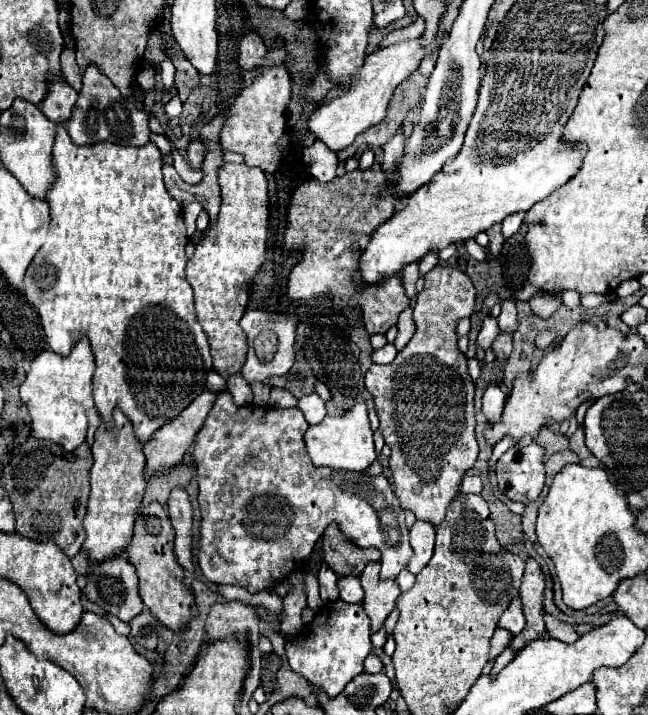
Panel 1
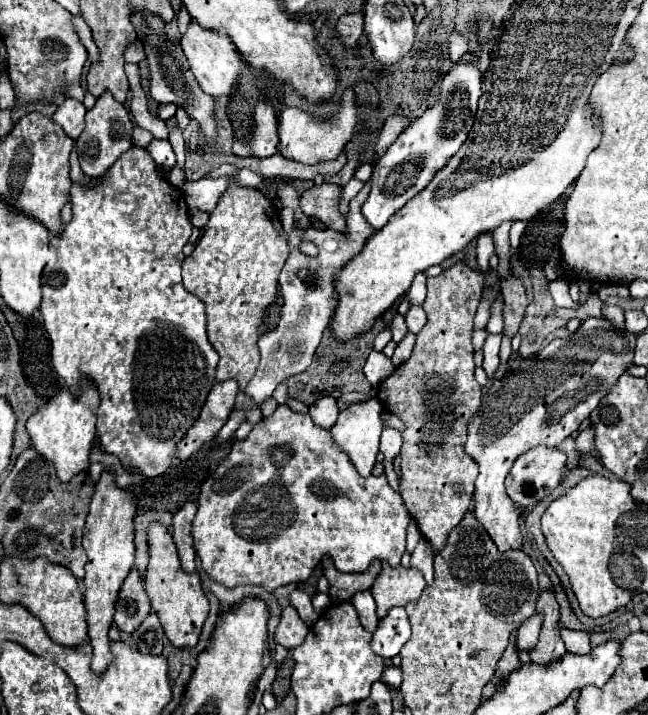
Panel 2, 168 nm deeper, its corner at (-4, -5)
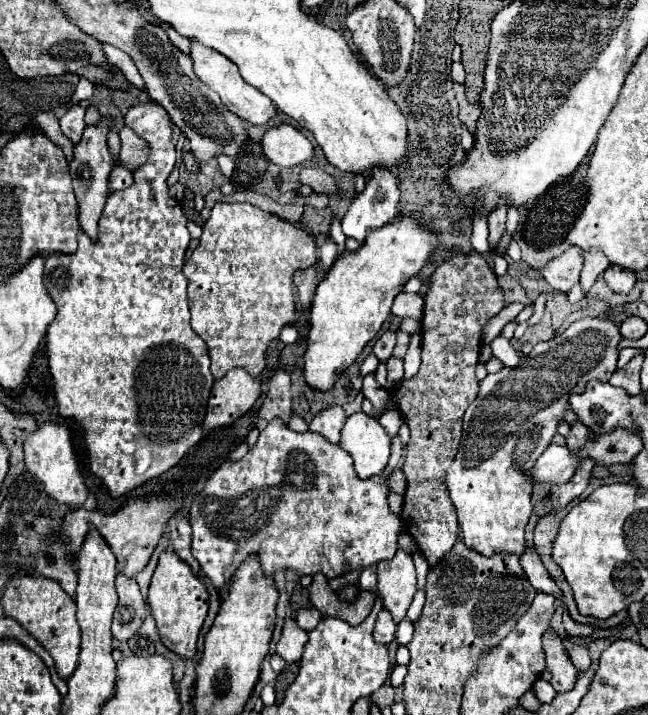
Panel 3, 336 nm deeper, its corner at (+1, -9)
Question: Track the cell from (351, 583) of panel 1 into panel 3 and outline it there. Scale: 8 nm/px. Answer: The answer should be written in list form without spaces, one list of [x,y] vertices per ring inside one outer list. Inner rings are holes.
[[[381,609],[379,615],[377,615],[375,631],[373,631],[375,641],[377,641],[377,643],[383,643],[383,645],[389,645],[389,643],[395,639],[395,631],[397,631],[397,625],[395,625],[395,621],[391,619],[389,611],[387,611],[387,609]]]

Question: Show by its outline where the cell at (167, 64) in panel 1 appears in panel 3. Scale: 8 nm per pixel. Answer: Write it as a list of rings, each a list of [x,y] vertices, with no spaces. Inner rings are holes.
[[[145,103],[145,105],[133,105],[127,113],[125,113],[125,125],[131,127],[141,139],[145,139],[145,143],[149,145],[149,155],[147,161],[135,169],[133,173],[133,185],[127,187],[125,191],[119,193],[111,193],[107,199],[107,205],[101,213],[99,219],[99,241],[93,243],[83,231],[79,233],[79,249],[73,255],[63,255],[63,253],[53,253],[45,259],[45,287],[51,295],[51,299],[57,305],[57,317],[51,323],[49,331],[47,331],[47,355],[49,355],[49,371],[53,377],[53,393],[57,399],[57,407],[59,407],[59,415],[65,419],[75,419],[79,423],[79,427],[83,429],[85,435],[85,447],[87,447],[87,461],[89,461],[89,471],[103,483],[103,487],[107,487],[109,495],[113,499],[137,489],[139,485],[143,485],[149,479],[159,477],[161,473],[169,471],[171,467],[175,467],[181,457],[199,443],[199,439],[203,437],[203,419],[205,419],[205,411],[207,411],[207,399],[209,399],[209,391],[215,383],[211,371],[209,371],[209,355],[207,355],[207,345],[199,339],[199,335],[191,329],[191,313],[189,313],[189,305],[187,305],[187,279],[183,275],[183,263],[185,263],[185,251],[189,245],[189,231],[187,231],[187,217],[181,211],[179,201],[171,199],[167,193],[167,177],[173,171],[175,165],[175,145],[171,143],[171,135],[173,135],[173,127],[169,125],[169,115],[165,113],[165,109],[157,103]],[[147,447],[153,453],[153,463],[151,467],[137,475],[135,473],[135,451]]]

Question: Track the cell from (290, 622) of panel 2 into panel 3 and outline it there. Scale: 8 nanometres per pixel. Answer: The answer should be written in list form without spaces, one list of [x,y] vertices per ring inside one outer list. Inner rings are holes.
[[[285,619],[283,633],[281,633],[281,639],[277,643],[277,655],[285,663],[297,663],[297,661],[301,661],[303,647],[305,647],[307,639],[309,639],[307,631],[303,631],[293,619]]]

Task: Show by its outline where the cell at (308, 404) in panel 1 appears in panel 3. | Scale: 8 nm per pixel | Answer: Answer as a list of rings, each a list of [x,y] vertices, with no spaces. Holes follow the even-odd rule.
[[[333,405],[333,407],[321,411],[313,419],[313,423],[309,425],[309,429],[315,431],[315,433],[319,433],[319,435],[323,435],[329,443],[337,445],[341,441],[341,429],[345,425],[345,419],[347,419],[345,411],[339,405]]]

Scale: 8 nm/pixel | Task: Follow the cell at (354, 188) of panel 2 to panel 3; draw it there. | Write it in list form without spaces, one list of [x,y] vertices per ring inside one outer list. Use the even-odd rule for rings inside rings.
[[[335,219],[333,223],[331,223],[331,239],[337,243],[337,251],[339,253],[343,253],[345,251],[345,235],[343,235],[343,231],[341,231],[341,223],[339,223],[339,219]]]

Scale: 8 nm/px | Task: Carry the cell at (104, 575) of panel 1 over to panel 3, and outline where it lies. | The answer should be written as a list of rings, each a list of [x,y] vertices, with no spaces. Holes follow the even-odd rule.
[[[117,575],[115,587],[119,603],[113,617],[113,637],[119,641],[129,641],[147,617],[147,607],[135,579],[125,579],[125,575]]]

